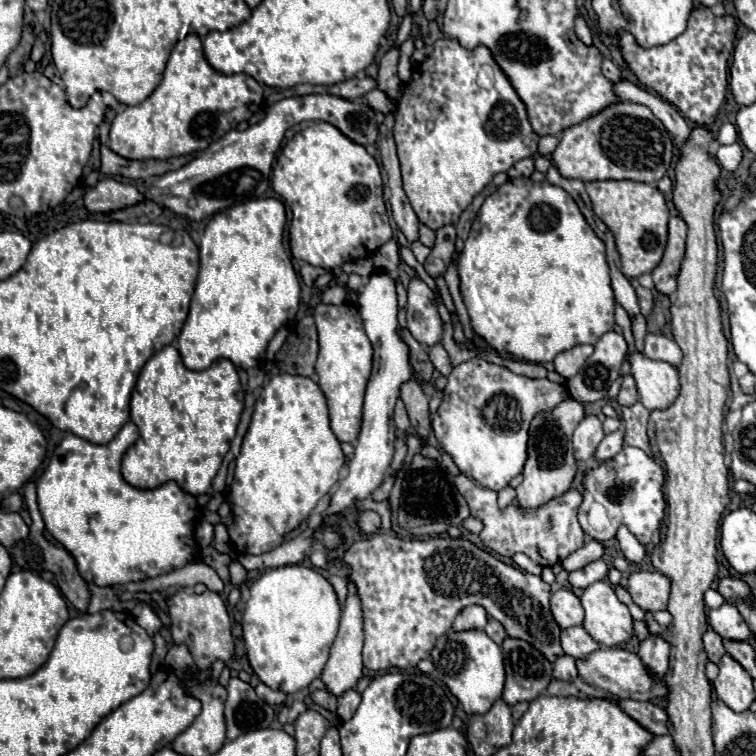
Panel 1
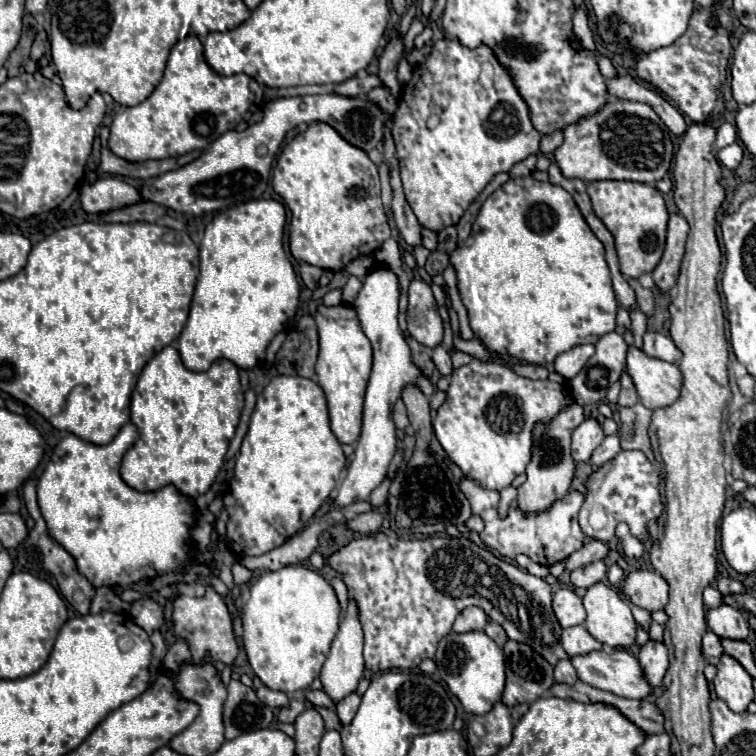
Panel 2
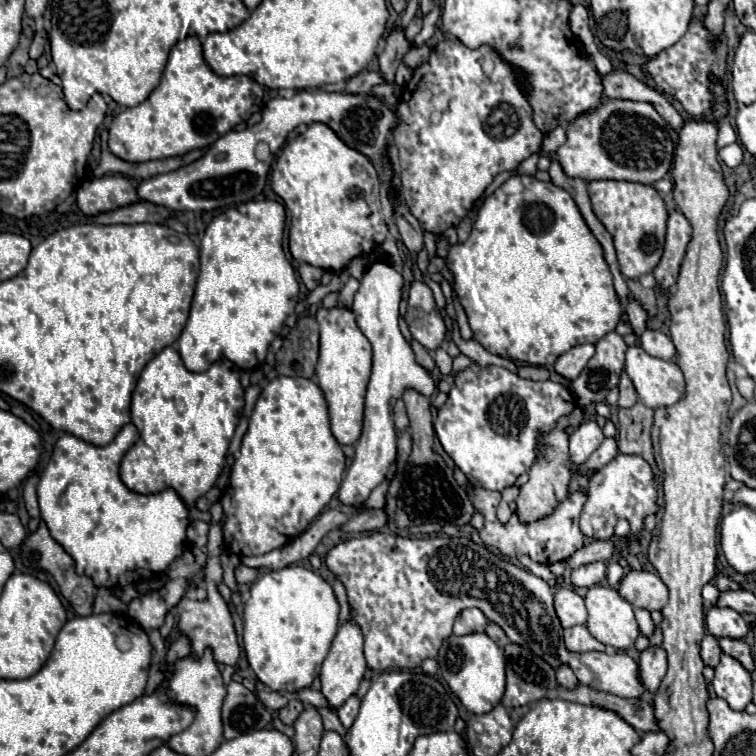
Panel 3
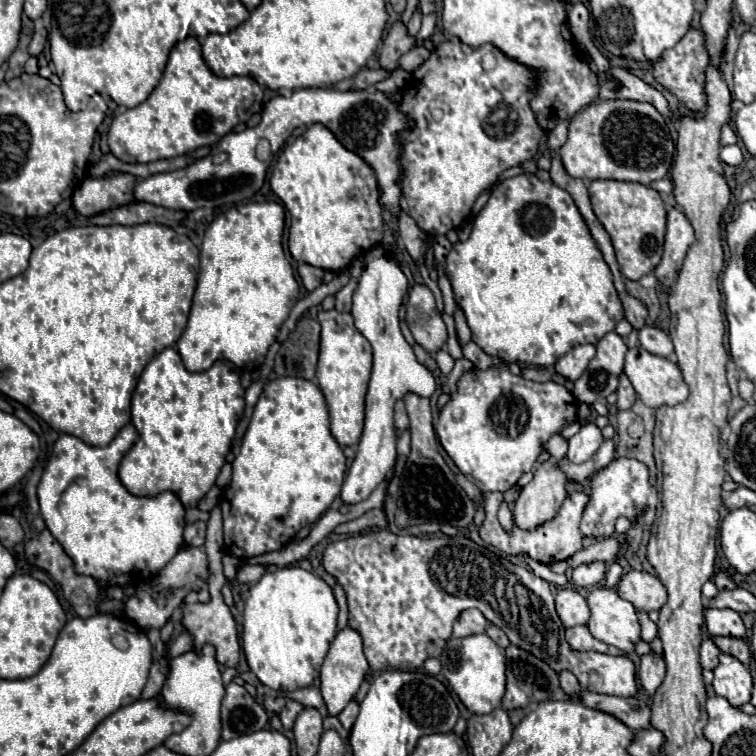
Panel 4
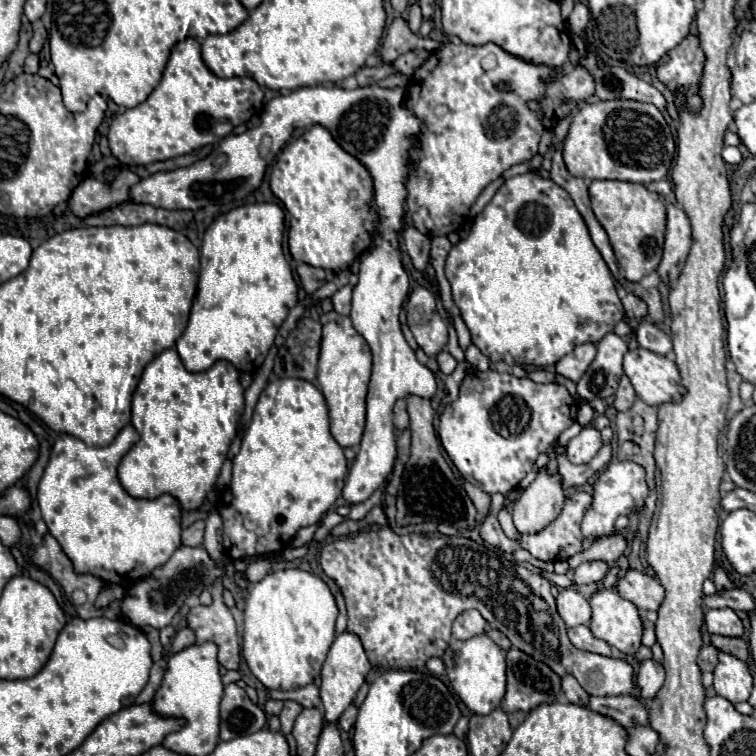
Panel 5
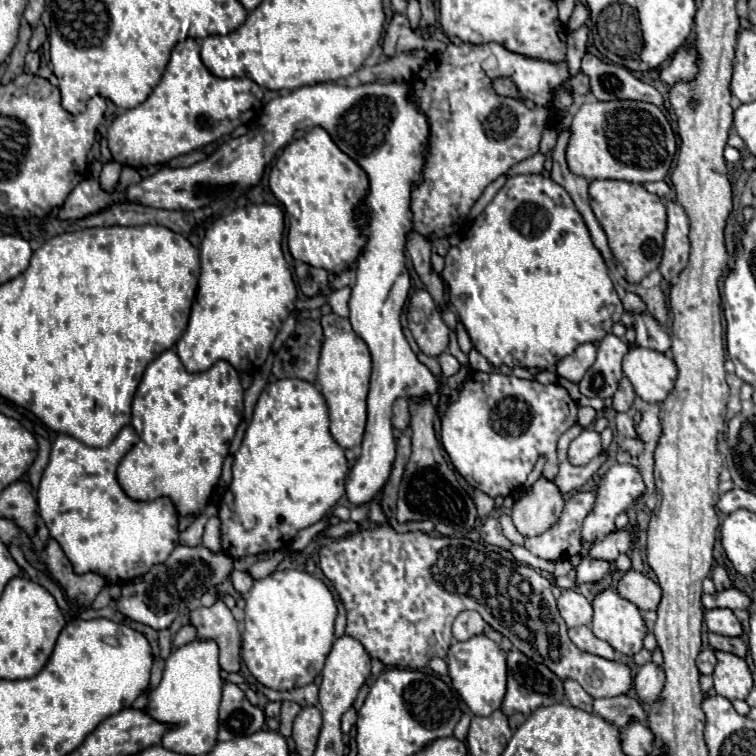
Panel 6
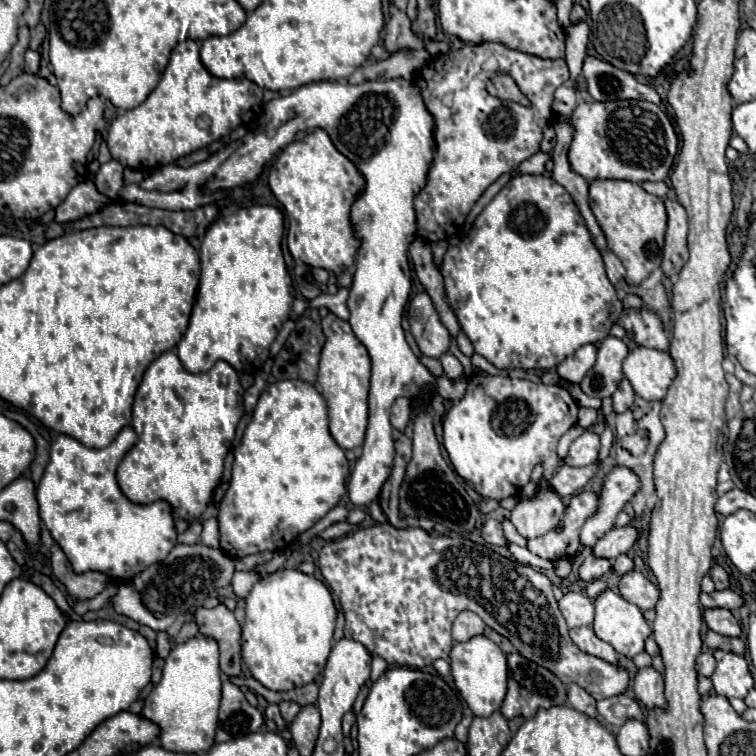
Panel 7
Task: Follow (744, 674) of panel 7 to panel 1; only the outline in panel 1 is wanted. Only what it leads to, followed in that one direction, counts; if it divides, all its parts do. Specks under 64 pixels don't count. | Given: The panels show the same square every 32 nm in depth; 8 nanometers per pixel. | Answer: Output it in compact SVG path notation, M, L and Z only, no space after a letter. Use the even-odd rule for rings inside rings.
M728 654L718 662L720 674L714 680L714 690L718 698L734 712L744 712L754 702L754 688L750 674Z

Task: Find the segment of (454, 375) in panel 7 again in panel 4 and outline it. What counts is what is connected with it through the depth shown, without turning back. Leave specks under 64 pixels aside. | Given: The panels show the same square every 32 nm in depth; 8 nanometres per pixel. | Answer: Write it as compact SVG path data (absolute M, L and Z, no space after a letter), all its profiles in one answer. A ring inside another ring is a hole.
M438 350L438 352L434 354L434 360L438 362L440 372L442 372L444 376L448 376L448 374L450 374L450 370L452 370L452 366L454 366L454 358L452 358L446 350Z

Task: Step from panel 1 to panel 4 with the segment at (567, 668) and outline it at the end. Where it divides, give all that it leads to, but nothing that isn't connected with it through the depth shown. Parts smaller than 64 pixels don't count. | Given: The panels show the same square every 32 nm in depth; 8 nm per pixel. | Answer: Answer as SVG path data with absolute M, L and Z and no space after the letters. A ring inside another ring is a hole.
M564 670L564 672L558 674L558 678L560 678L560 686L562 686L562 690L564 690L566 694L576 696L576 694L580 692L580 684L578 684L578 680L576 680L576 676L574 676L572 672Z

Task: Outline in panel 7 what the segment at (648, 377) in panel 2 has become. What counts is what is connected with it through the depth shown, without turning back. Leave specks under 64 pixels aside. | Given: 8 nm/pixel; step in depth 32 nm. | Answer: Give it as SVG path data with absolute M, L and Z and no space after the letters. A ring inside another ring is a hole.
M636 346L624 358L624 376L644 400L664 400L676 378L676 366L668 352Z

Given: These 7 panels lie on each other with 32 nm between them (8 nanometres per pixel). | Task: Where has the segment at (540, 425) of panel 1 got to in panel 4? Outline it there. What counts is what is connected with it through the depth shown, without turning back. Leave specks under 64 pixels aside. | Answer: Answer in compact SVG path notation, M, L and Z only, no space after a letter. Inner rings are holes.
M556 434L548 440L548 444L544 444L544 452L548 452L548 460L542 462L542 464L536 464L532 474L534 478L520 490L520 496L516 500L516 506L514 506L514 520L520 528L524 530L530 530L530 528L536 528L538 524L550 520L560 504L564 502L566 498L566 484L568 484L568 476L564 474L564 470L560 468L560 462L566 458L566 452L568 452L568 442L564 440L562 434Z

